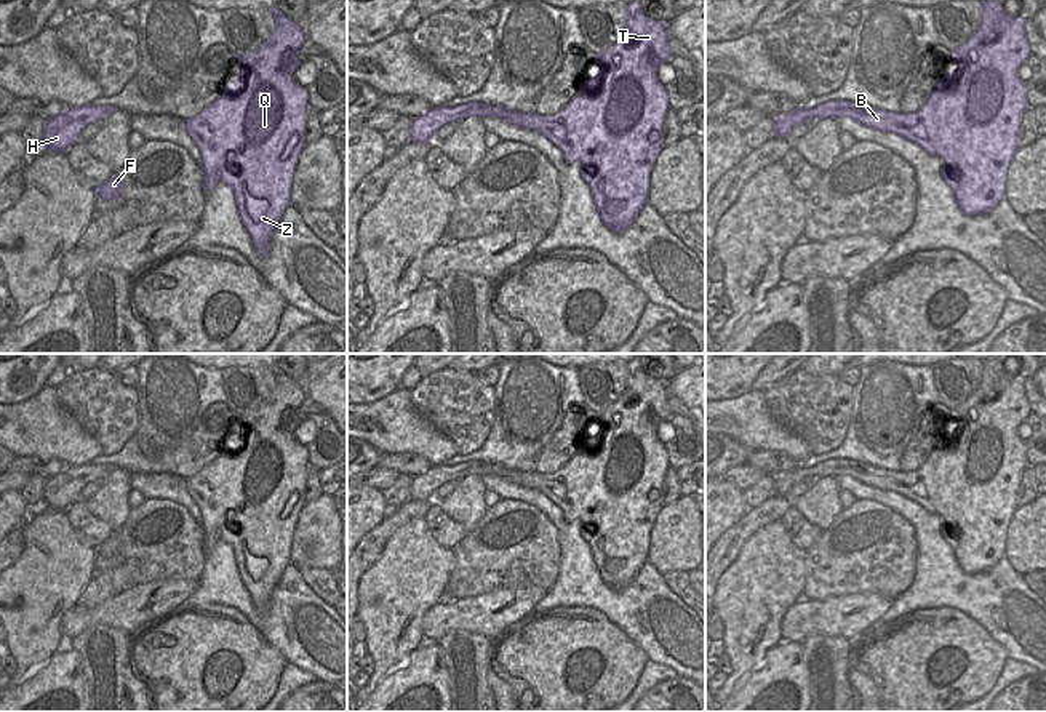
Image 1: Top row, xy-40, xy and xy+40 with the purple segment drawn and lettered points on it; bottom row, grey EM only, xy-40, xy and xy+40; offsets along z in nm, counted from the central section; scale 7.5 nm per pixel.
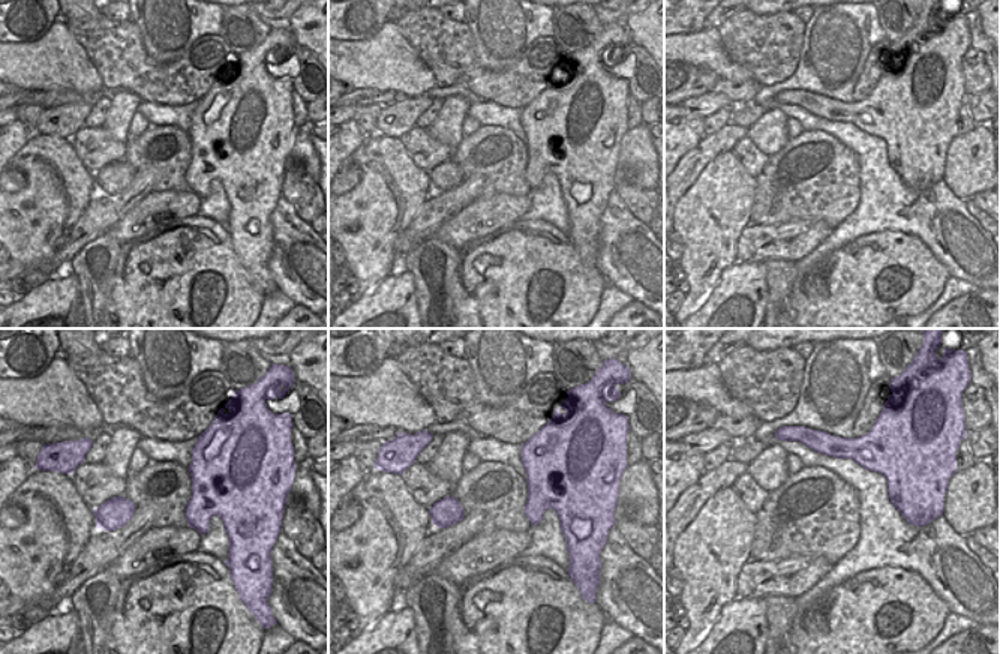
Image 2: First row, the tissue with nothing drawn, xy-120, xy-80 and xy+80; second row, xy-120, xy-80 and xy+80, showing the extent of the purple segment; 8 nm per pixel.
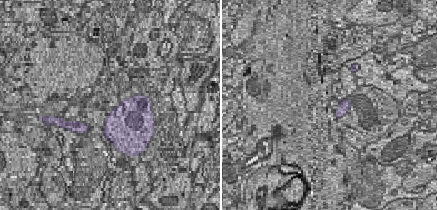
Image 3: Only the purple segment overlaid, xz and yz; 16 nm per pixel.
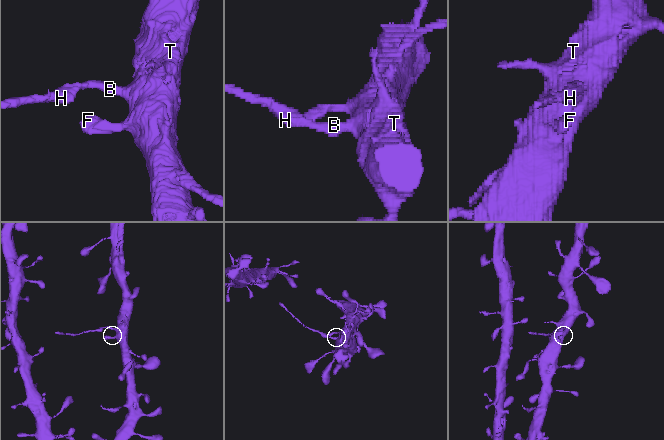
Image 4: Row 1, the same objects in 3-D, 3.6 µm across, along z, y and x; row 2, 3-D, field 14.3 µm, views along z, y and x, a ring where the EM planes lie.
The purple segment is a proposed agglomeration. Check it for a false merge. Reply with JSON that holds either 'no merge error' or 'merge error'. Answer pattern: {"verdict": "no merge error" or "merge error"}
{"verdict": "merge error"}

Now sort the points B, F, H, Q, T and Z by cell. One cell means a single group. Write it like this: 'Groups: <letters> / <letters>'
Groups: B F Q T Z / H.

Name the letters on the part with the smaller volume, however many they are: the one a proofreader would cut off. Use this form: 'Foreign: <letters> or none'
Foreign: H

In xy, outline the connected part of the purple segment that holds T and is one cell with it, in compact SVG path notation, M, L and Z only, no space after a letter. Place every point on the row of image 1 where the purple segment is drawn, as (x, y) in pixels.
M637 2L627 5L627 27L622 37L605 51L595 54L601 69L593 78L579 83L581 91L557 114L537 115L536 112L512 112L502 106L486 106L469 117L497 117L518 128L539 131L557 149L561 150L566 163L581 162L581 178L592 190L592 198L600 213L600 219L613 232L622 232L637 218L649 198L649 176L653 165L664 149L662 126L669 107L665 86L657 80L657 66L670 58L667 21L654 21L645 14Z

